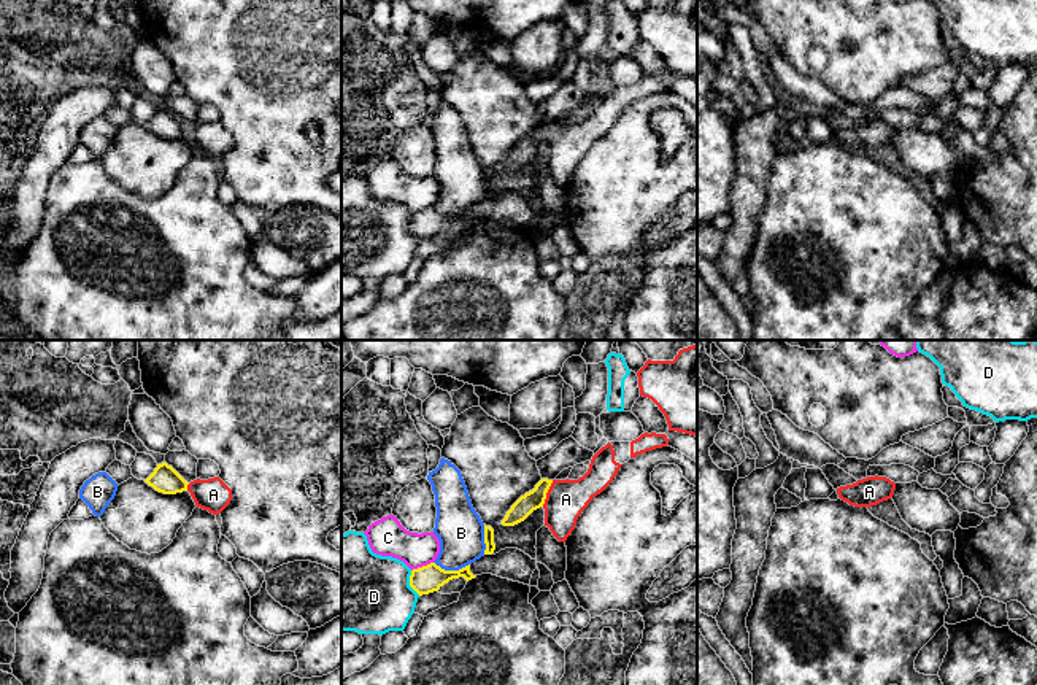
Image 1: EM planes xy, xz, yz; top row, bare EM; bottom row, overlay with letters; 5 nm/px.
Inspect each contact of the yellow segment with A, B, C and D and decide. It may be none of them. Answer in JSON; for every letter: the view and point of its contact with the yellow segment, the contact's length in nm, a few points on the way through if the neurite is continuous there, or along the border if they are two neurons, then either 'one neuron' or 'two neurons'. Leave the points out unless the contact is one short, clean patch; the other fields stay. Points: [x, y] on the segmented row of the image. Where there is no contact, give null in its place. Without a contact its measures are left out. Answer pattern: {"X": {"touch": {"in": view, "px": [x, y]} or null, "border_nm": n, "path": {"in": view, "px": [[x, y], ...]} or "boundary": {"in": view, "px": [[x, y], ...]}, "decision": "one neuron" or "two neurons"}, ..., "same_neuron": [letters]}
{"A": {"touch": {"in": "xz", "px": [547, 491]}, "border_nm": 150, "path": {"in": "xz", "px": [[524, 506], [547, 491], [566, 499]]}, "decision": "one neuron"}, "B": {"touch": {"in": "xz", "px": [451, 571]}, "border_nm": 180, "boundary": {"in": "xz", "px": [[434, 561], [445, 569], [461, 569], [469, 565]]}, "decision": "two neurons"}, "C": {"touch": {"in": "xz", "px": [423, 566]}, "border_nm": 120, "decision": "two neurons"}, "D": {"touch": {"in": "xz", "px": [410, 584]}, "border_nm": 140, "decision": "two neurons"}, "same_neuron": ["A"]}

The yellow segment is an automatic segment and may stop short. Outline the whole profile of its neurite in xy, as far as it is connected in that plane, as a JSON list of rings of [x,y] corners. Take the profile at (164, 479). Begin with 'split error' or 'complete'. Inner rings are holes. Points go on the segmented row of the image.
split error | [[[167,462],[157,464],[145,482],[164,494],[189,491],[195,505],[213,515],[221,513],[232,501],[232,490],[219,477],[187,483]]]

